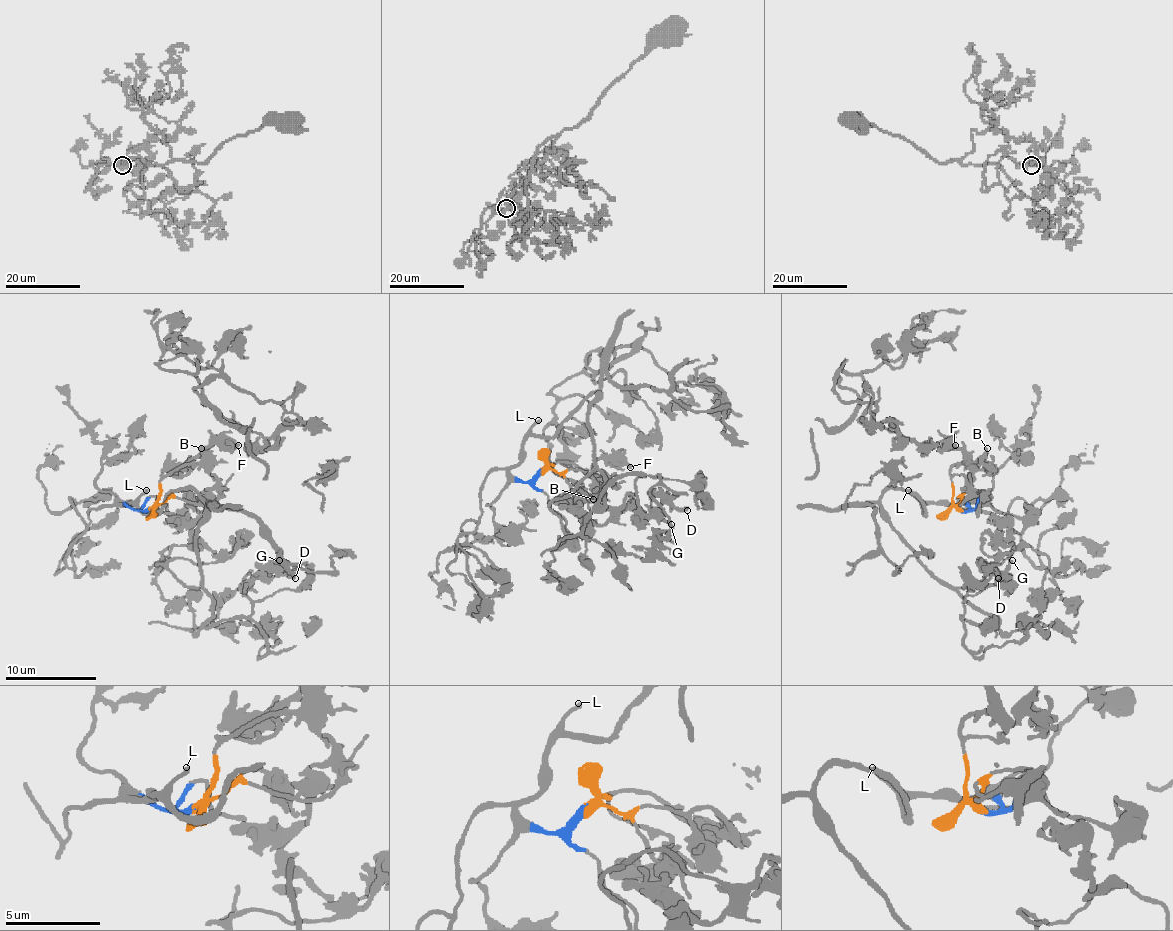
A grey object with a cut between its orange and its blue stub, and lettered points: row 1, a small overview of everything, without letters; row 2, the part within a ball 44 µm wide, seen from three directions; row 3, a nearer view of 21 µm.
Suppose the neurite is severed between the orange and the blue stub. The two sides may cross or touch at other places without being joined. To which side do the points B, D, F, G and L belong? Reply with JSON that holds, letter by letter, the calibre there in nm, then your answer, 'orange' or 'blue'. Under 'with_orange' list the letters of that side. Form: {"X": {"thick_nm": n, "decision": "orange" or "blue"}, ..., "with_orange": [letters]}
{"B": {"thick_nm": 240, "decision": "orange"}, "D": {"thick_nm": 240, "decision": "blue"}, "F": {"thick_nm": 440, "decision": "orange"}, "G": {"thick_nm": 200, "decision": "blue"}, "L": {"thick_nm": 200, "decision": "blue"}, "with_orange": ["B", "F"]}

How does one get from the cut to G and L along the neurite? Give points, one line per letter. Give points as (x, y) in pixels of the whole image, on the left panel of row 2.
G: (149, 510), (117, 505), (156, 512), (181, 489), (204, 503), (206, 626), (250, 615), (247, 585), (279, 560)
L: (149, 510), (117, 505), (133, 503), (147, 489)

